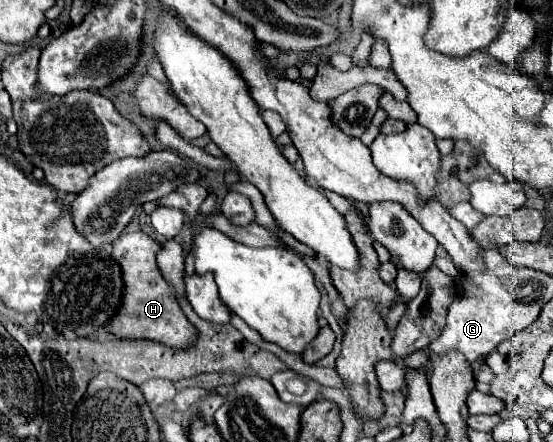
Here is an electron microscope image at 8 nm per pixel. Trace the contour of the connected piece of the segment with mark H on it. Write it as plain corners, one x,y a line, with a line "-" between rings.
143,231
135,233
121,233
117,241
113,241
111,257
121,265
123,279
125,279
125,297
119,313
111,319
109,331
117,337
127,339
155,339
163,341
165,345
185,349
195,343
197,331
183,315
179,303
173,297
173,289
165,283
161,273
157,271
155,253
161,245
145,235

